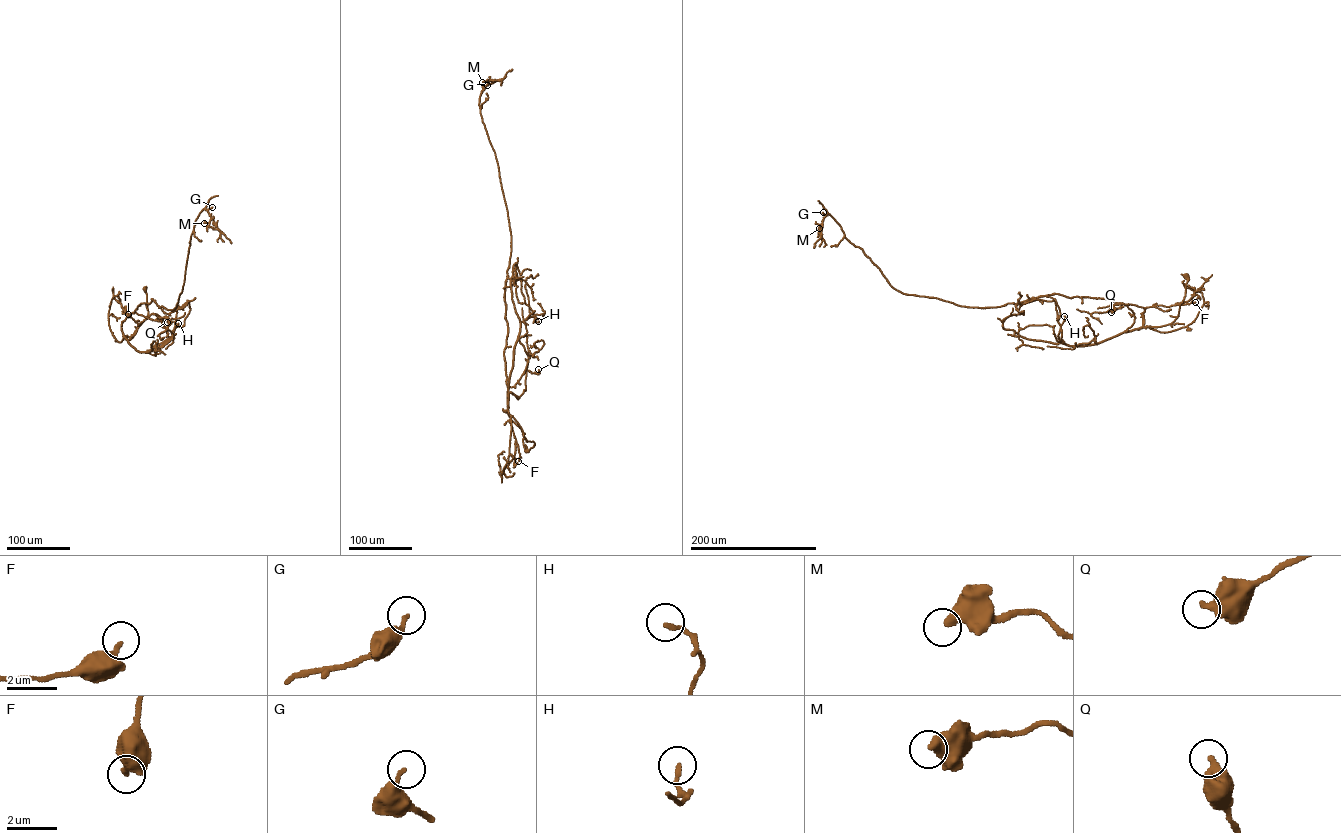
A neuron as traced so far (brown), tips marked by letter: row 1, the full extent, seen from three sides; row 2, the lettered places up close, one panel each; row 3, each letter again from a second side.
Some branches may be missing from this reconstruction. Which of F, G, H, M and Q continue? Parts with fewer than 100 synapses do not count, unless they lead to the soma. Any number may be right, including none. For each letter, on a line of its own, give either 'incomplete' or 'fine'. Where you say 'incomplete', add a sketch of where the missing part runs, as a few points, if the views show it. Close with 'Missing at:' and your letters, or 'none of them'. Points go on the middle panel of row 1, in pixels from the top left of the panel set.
F: fine
G: fine
H: fine
M: fine
Q: fine
Missing at: none of them

